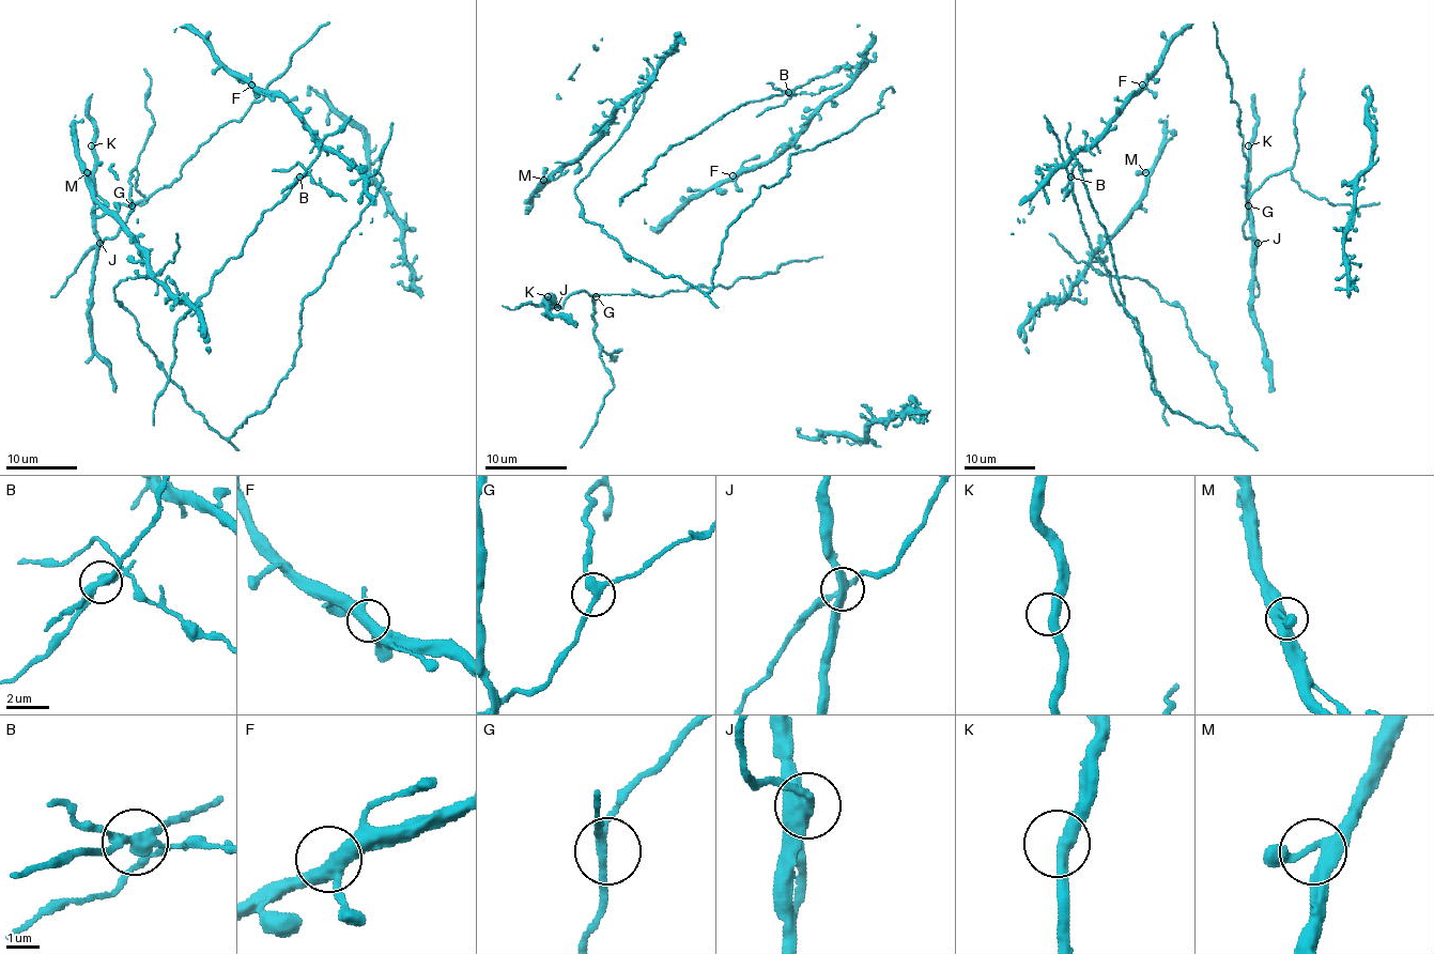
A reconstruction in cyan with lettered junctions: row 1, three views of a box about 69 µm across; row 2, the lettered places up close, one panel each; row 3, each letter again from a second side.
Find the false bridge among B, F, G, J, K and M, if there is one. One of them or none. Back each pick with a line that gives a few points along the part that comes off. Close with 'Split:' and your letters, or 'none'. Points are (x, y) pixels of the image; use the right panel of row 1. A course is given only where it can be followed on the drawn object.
B: (1070, 178), (1070, 188), (1062, 200)
Split: B

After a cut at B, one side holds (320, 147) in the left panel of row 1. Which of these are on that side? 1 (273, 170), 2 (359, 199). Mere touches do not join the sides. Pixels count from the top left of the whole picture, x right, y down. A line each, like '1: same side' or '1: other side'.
1: other side
2: same side

